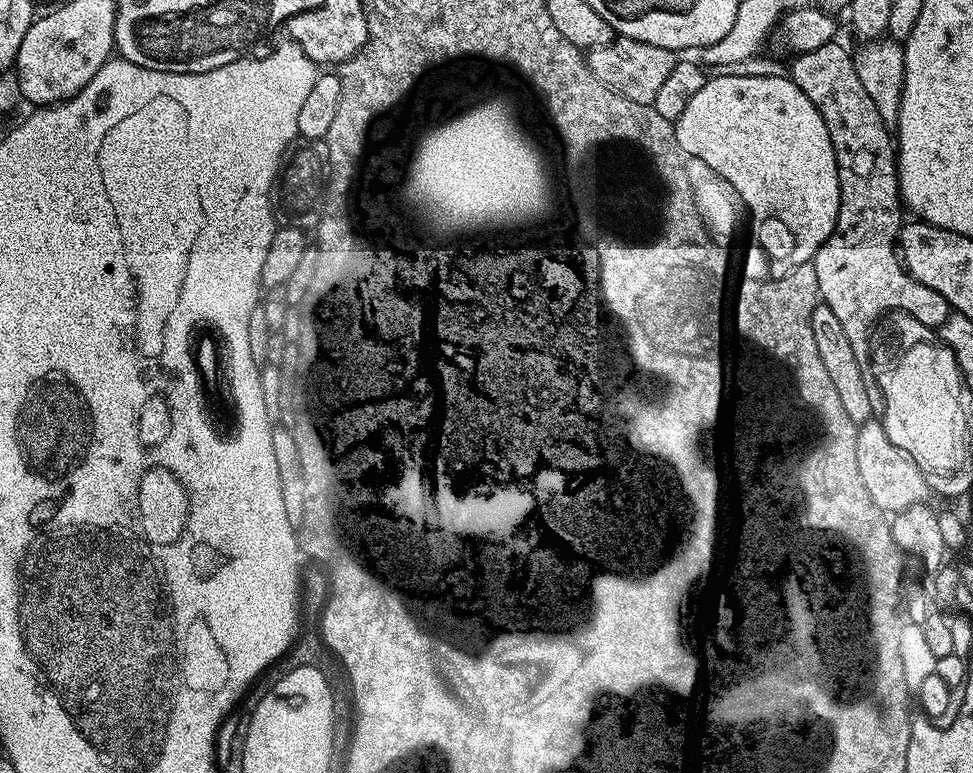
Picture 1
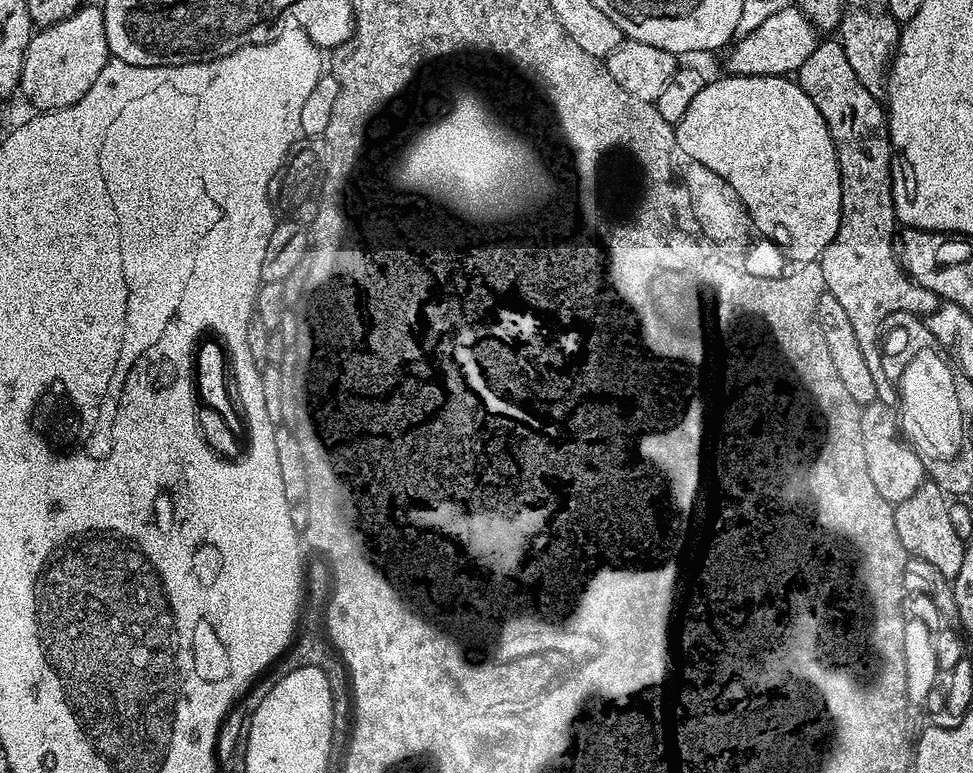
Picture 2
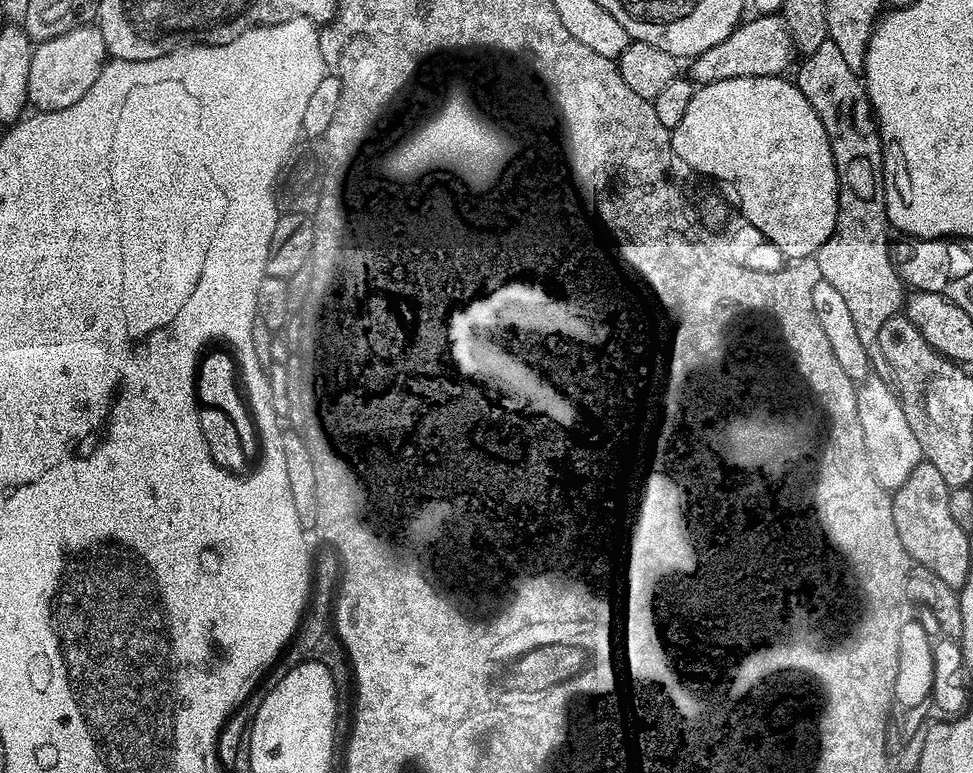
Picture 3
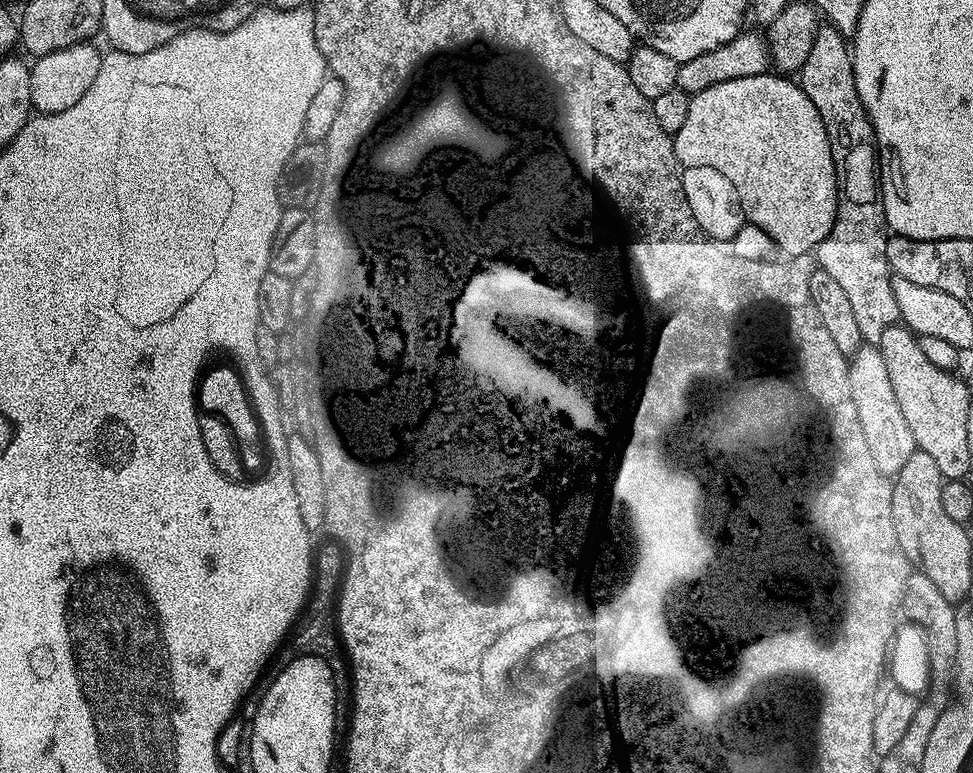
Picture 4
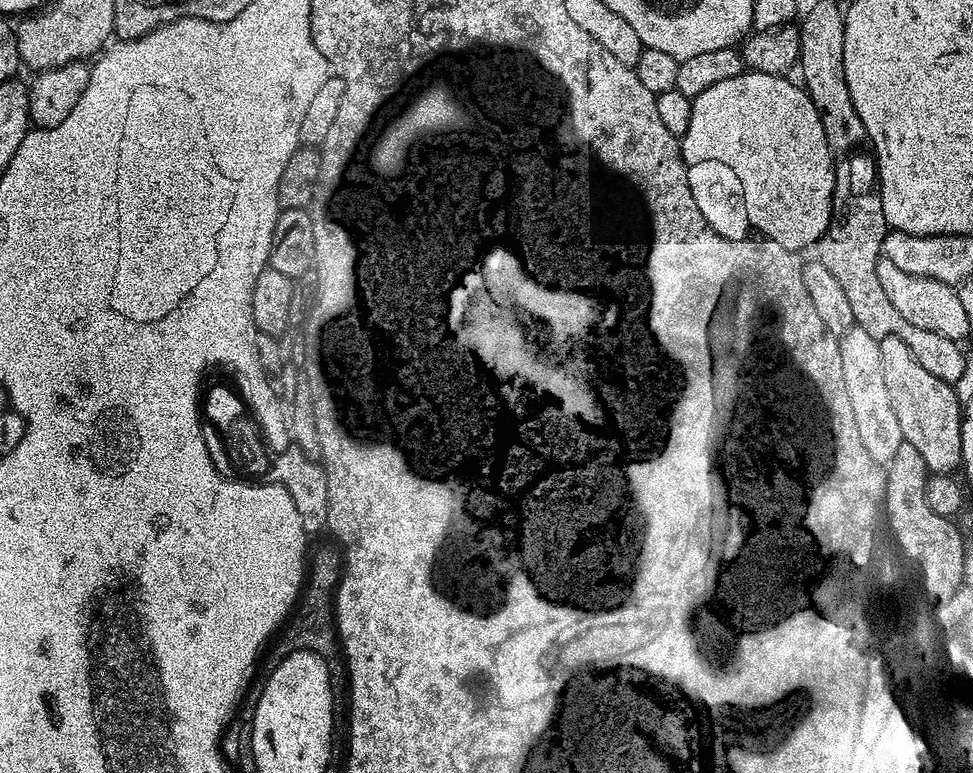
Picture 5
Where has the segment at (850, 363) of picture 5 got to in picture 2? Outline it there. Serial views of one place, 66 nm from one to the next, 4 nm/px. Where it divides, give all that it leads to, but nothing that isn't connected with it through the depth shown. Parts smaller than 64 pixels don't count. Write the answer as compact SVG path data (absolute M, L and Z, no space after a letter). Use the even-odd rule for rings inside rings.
M881 402L866 404L863 405L860 420L870 482L874 482L874 490L878 490L878 494L882 494L882 498L886 498L889 504L898 505L904 499L910 498L926 480L925 461L921 459L911 443L902 439L901 429L898 427L898 416L893 409L891 412Z

